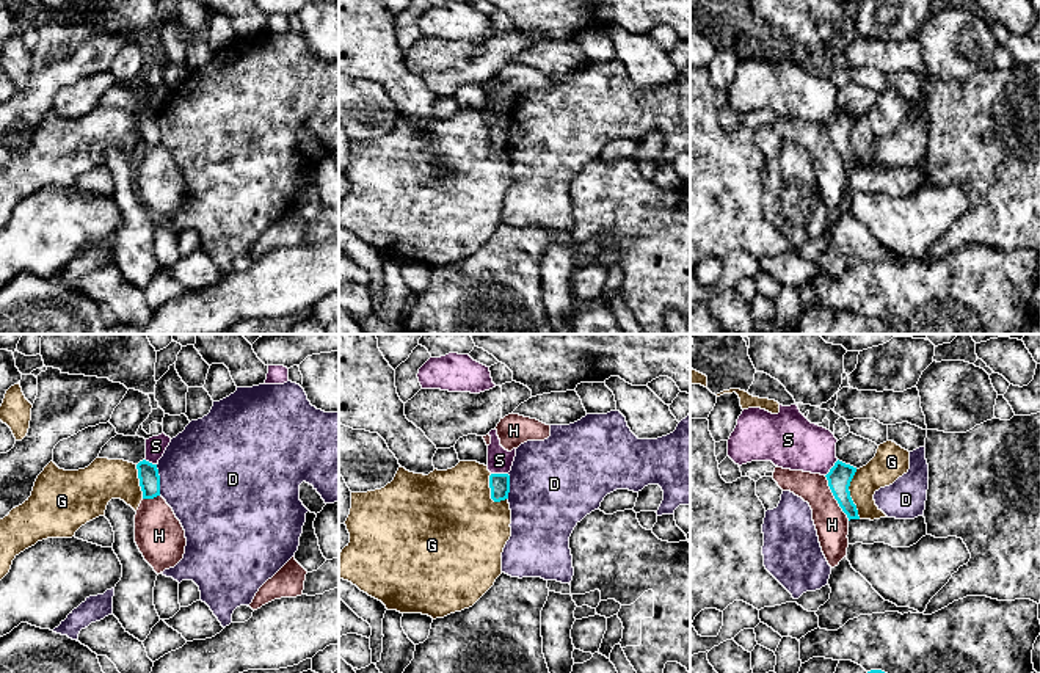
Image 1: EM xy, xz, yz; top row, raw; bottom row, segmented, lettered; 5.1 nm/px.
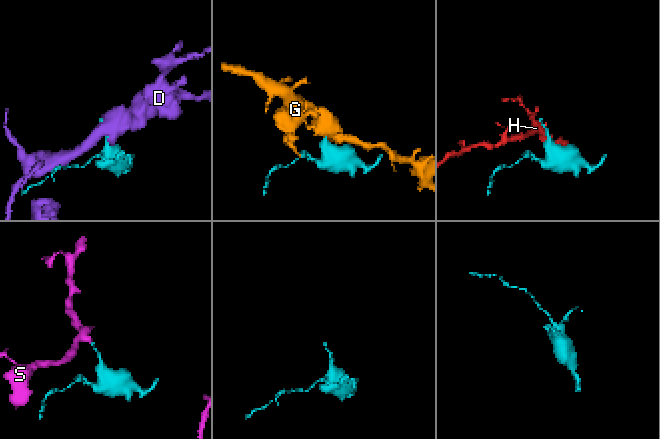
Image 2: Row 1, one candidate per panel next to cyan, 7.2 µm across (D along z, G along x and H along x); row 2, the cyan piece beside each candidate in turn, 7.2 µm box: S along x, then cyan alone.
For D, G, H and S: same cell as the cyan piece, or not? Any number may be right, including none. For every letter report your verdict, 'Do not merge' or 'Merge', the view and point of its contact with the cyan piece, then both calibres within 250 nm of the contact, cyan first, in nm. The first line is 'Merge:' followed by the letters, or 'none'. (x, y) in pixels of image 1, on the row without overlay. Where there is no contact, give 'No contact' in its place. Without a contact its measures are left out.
Merge: none
D: Do not merge. Touches cyan at xy (159, 129). Thickness 110 nm (cyan) against 500 nm
G: Do not merge. Touches cyan at yz (849, 143). Thickness 120 nm (cyan) against 170 nm
H: Do not merge. Touches cyan at yz (835, 146). Thickness 120 nm (cyan) against 170 nm
S: Do not merge. Touches cyan at xz (499, 123). Thickness 110 nm (cyan) against 130 nm

